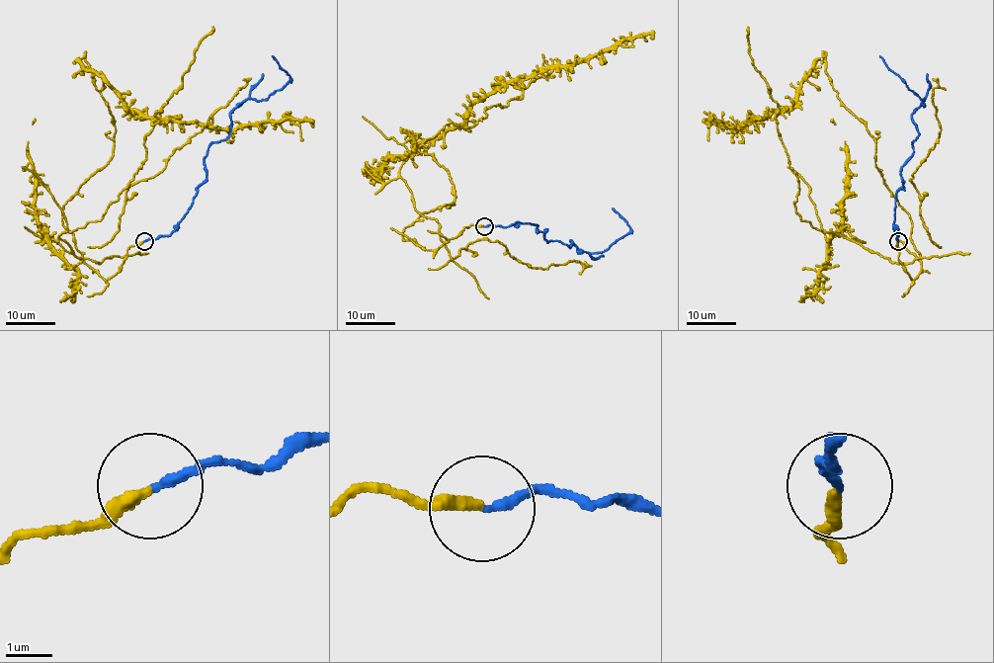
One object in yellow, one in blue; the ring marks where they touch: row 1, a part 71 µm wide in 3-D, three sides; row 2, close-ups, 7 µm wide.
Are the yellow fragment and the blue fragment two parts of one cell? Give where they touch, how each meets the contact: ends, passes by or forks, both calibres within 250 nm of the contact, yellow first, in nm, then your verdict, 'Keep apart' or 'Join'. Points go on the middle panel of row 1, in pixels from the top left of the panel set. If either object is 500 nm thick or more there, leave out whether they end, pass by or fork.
Place: (484, 226). At the ring yellow ends. At the ring blue ends. Thickness 260 nm (yellow) against 180 nm. Join

